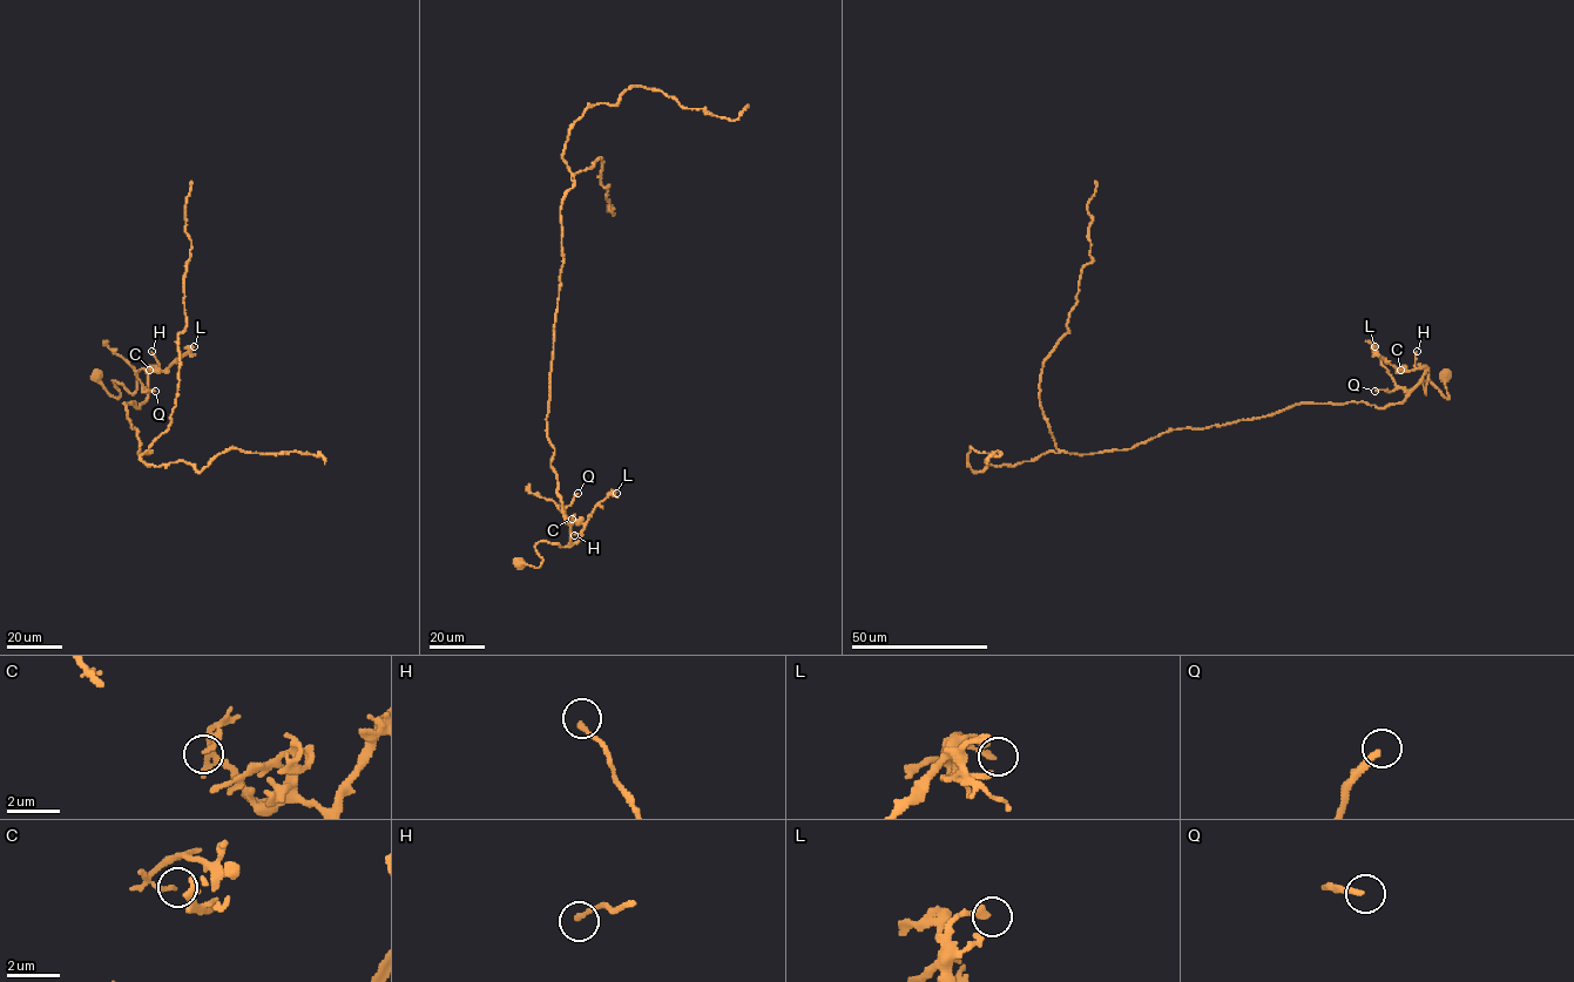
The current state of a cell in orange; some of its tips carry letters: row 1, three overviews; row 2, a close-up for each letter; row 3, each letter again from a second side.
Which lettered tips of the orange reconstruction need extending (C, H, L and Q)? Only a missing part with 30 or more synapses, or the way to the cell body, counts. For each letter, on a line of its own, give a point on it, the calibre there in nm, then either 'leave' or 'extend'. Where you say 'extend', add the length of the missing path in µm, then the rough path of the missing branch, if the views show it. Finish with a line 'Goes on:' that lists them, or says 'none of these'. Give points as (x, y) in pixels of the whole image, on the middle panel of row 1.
C: (572, 519) | 200 nm | leave
H: (574, 535) | 170 nm | leave
L: (616, 493) | 190 nm | leave
Q: (578, 493) | 200 nm | extend | 10 µm
Goes on: Q

